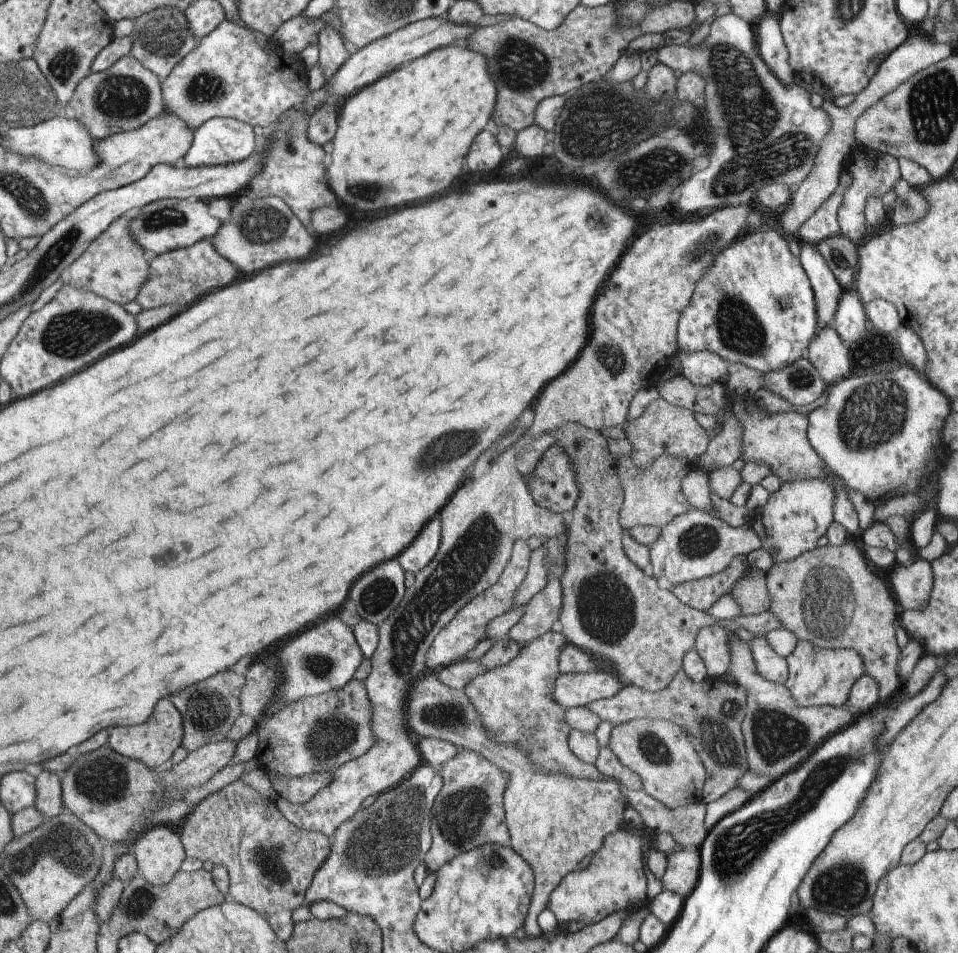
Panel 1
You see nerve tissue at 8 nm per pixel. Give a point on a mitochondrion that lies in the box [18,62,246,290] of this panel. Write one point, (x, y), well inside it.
(125, 96)

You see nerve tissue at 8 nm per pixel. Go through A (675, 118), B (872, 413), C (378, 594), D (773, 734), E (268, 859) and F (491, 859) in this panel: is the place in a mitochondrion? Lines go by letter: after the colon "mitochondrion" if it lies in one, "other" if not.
A: mitochondrion
B: mitochondrion
C: mitochondrion
D: mitochondrion
E: mitochondrion
F: mitochondrion

